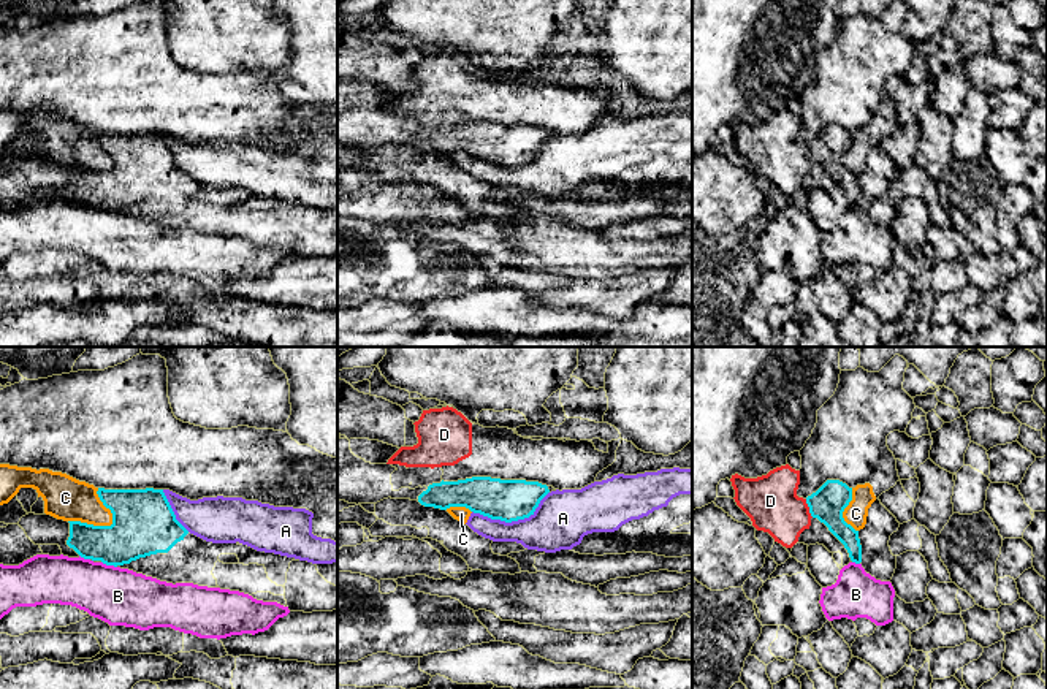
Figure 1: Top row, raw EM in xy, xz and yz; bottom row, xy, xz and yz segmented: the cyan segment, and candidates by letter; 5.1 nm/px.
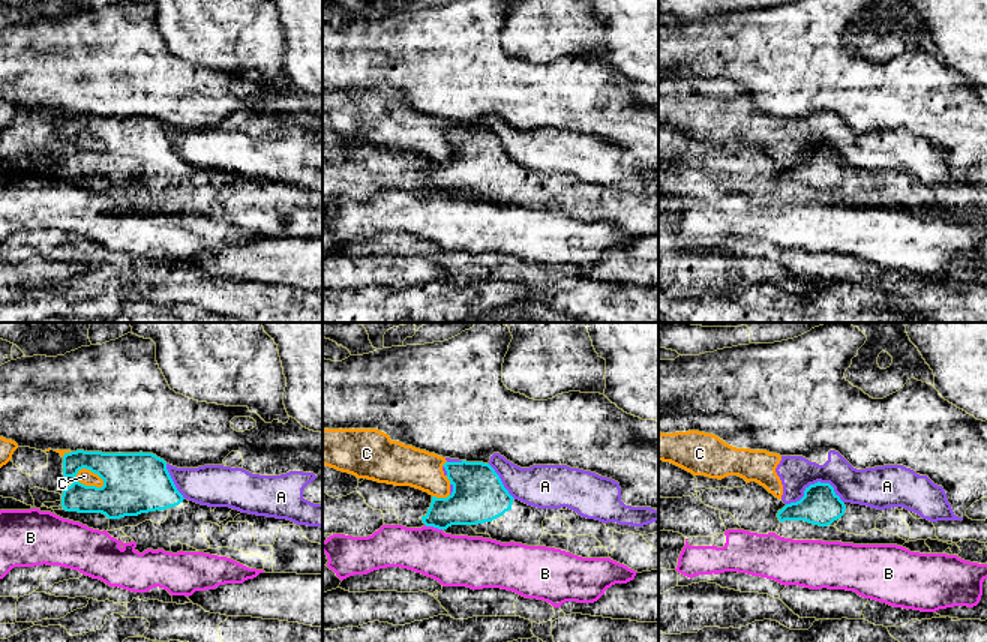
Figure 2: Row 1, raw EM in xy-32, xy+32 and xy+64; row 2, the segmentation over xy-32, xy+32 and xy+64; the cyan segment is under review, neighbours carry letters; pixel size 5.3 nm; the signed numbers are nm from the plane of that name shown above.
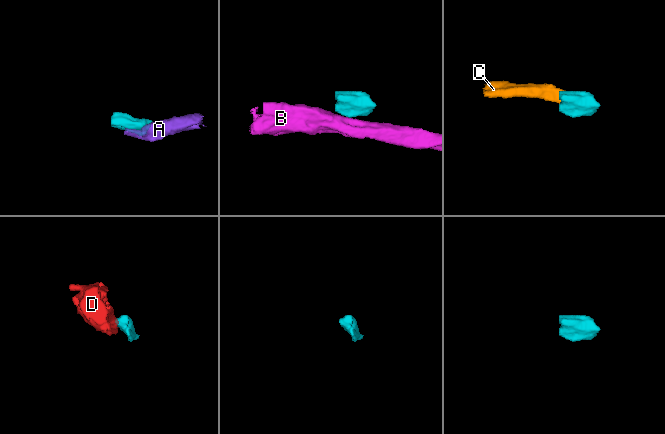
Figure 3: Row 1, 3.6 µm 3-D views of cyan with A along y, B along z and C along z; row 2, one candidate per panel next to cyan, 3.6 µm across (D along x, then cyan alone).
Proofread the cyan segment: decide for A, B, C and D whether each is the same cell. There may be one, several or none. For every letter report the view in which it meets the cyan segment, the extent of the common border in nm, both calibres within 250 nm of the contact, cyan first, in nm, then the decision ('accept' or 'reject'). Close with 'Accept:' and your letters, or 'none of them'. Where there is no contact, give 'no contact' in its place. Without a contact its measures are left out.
A: contact in xz; length 400 nm; calibres 220 and 280 nm; reject
B: contact in xy; length 90 nm; calibres 300 and 280 nm; reject
C: contact in xy; length 240 nm; calibres 300 and 220 nm; reject
D: contact in yz; length 100 nm; calibres 180 and 280 nm; reject
Accept: none of them

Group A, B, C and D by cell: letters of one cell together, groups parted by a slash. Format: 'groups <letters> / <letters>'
groups A C / B / D

